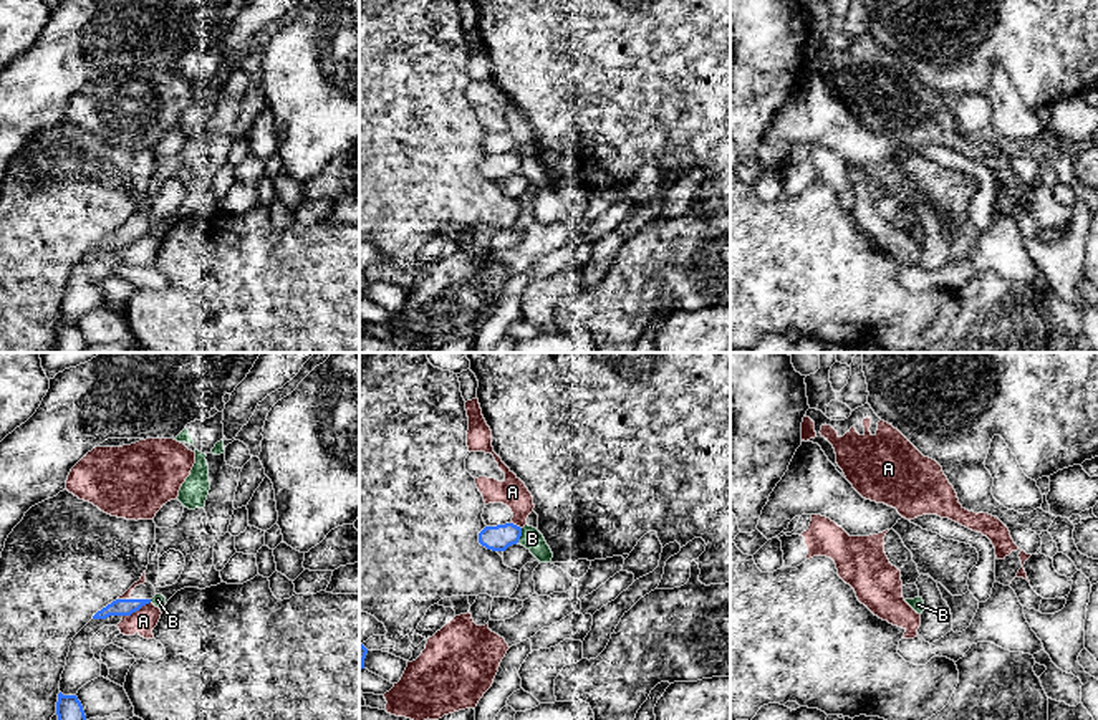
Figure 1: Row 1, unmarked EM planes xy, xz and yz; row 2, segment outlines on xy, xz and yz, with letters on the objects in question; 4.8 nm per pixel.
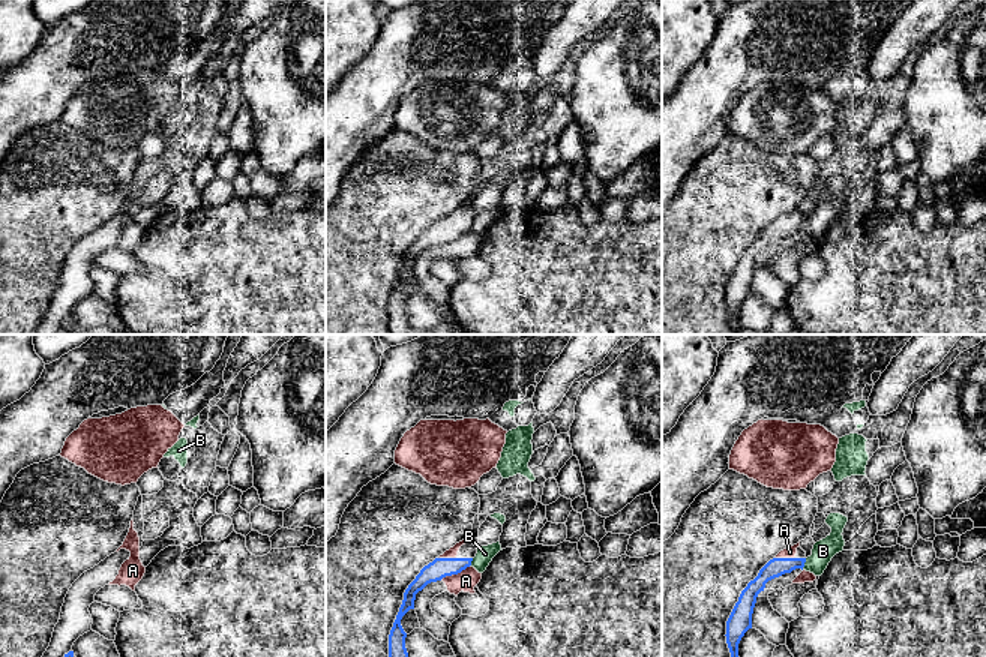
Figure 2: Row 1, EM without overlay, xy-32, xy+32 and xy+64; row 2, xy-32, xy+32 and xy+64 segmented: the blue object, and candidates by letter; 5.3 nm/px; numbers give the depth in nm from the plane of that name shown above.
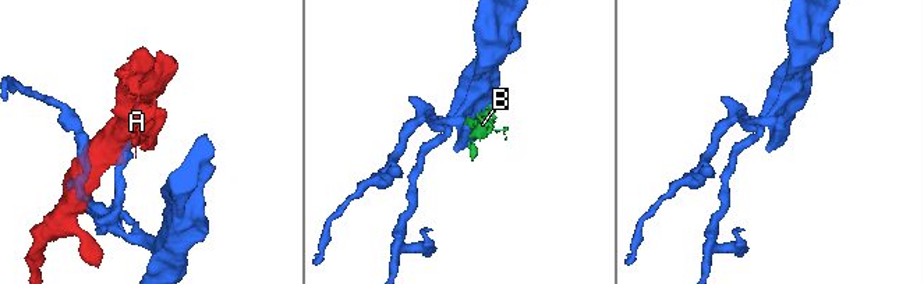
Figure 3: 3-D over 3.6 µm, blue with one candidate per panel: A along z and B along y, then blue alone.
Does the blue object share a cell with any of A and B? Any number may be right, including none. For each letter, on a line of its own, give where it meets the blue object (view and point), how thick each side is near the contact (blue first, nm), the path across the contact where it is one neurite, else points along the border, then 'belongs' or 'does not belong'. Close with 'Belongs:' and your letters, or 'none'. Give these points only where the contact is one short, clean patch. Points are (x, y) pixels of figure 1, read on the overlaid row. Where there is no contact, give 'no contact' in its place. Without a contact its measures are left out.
A: meets blue in xy at (136, 609); 80 nm thick on the blue side, 120 nm on the other; does not belong
B: meets blue in xz at (520, 535); 130 nm thick on the blue side, 100 nm on the other; does not belong
Belongs: none

